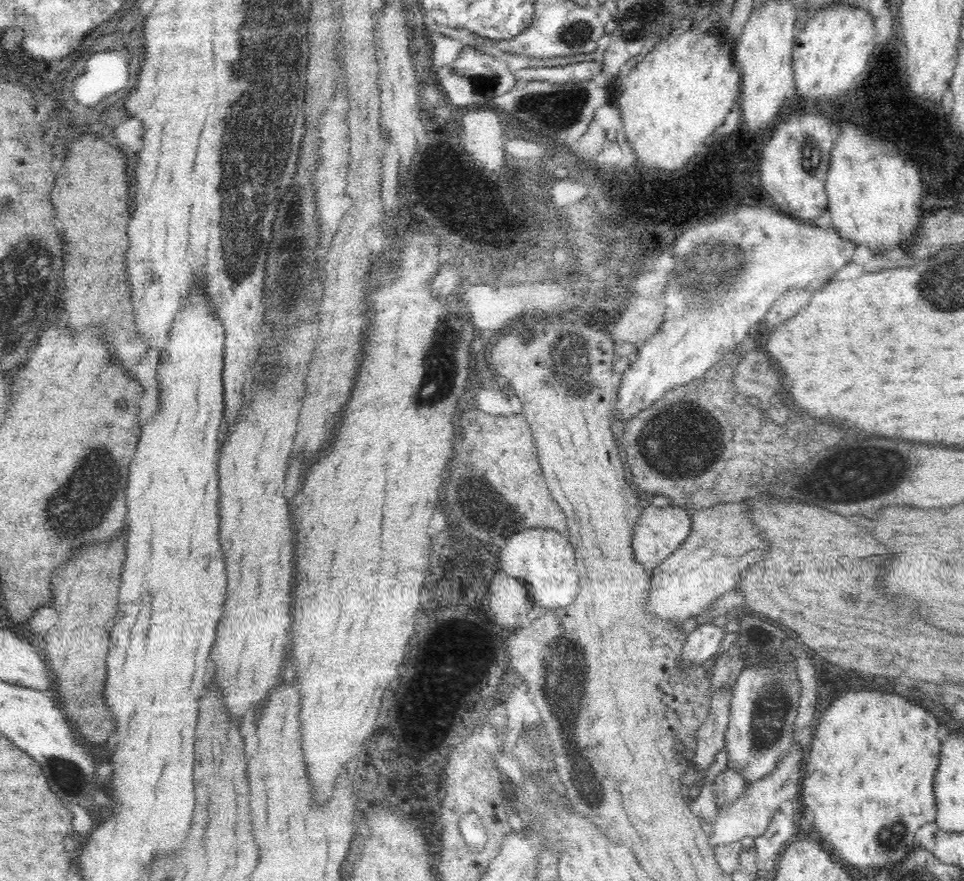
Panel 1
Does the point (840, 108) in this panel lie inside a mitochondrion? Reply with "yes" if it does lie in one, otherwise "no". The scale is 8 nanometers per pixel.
no

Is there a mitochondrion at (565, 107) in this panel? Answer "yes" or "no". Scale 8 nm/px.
yes

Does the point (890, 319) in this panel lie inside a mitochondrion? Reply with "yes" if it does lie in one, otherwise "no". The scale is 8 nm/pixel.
no

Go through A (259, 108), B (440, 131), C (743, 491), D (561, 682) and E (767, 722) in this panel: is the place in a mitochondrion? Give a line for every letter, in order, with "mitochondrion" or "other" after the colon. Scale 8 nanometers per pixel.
A: mitochondrion
B: other
C: other
D: mitochondrion
E: mitochondrion

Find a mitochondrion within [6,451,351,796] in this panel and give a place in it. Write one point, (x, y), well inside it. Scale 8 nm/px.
(81, 500)

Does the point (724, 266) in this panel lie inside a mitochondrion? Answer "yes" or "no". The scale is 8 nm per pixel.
yes

